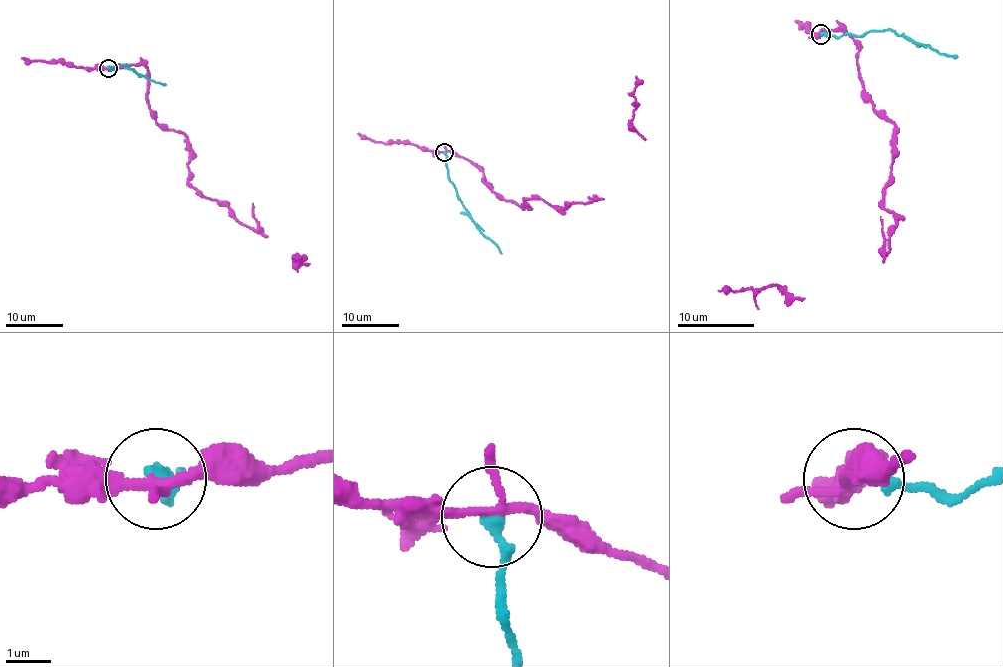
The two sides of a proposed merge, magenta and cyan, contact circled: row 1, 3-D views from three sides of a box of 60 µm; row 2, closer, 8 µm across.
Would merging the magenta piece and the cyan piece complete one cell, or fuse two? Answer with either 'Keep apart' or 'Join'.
Keep apart

